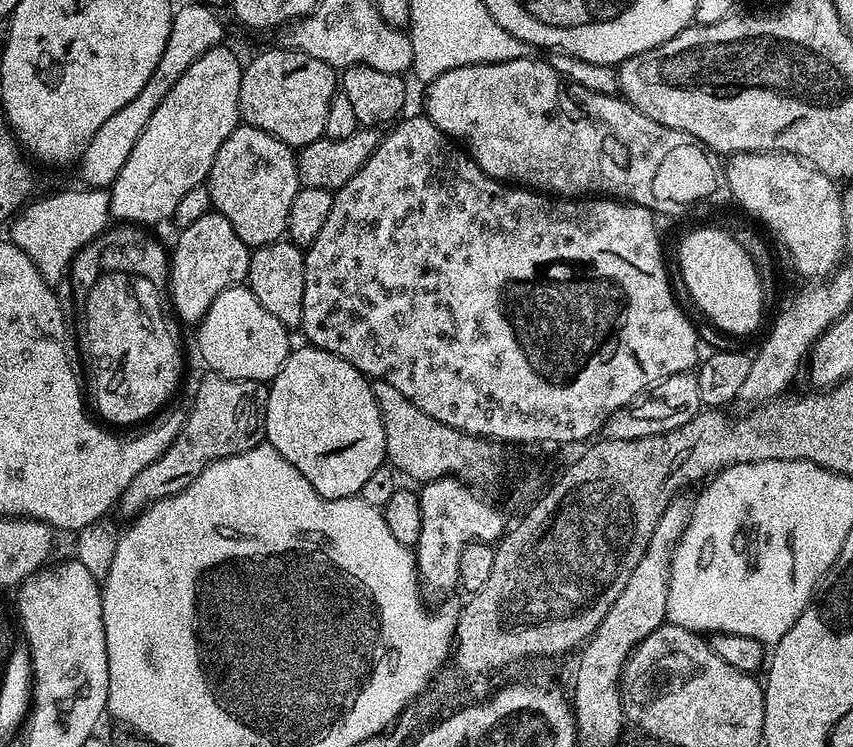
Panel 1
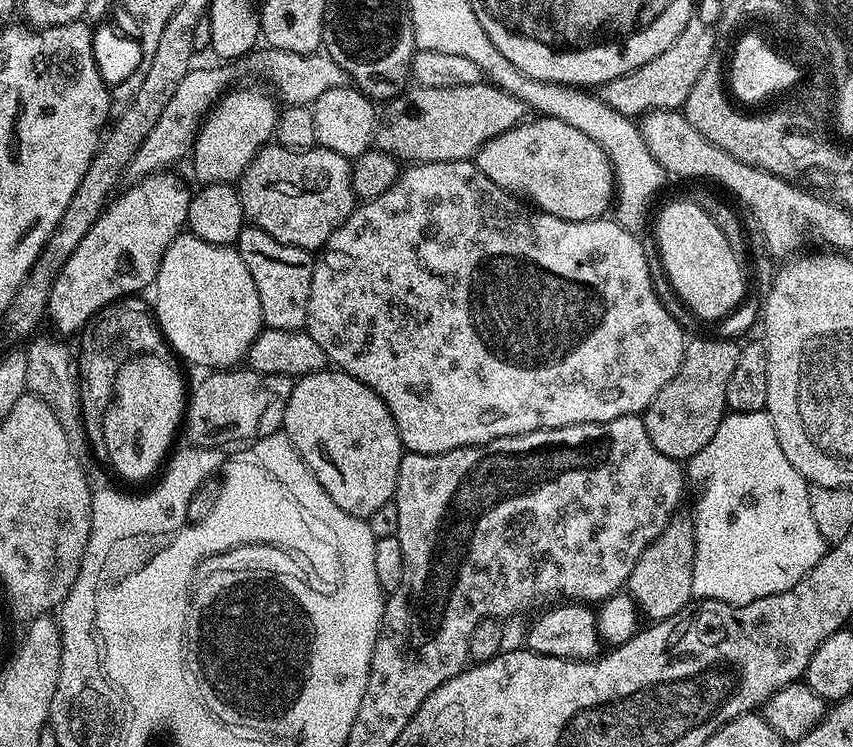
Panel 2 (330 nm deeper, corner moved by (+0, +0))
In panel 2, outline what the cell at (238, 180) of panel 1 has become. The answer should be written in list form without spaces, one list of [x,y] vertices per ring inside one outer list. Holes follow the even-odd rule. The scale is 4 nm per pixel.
[[[269,142],[238,181],[244,219],[251,227],[266,230],[270,238],[278,238],[278,242],[319,250],[358,203],[351,188],[352,170],[349,157],[329,148],[297,150]]]

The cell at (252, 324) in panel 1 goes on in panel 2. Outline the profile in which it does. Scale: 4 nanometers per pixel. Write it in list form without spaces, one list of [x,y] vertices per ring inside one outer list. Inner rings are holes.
[[[191,234],[176,236],[160,263],[154,291],[154,320],[163,339],[175,355],[177,352],[182,359],[197,364],[203,370],[228,370],[239,365],[236,363],[247,357],[254,338],[264,328],[262,302],[258,302],[254,278],[250,278],[250,270],[246,270],[246,262],[242,262],[235,247],[227,244],[202,242],[202,238]]]

